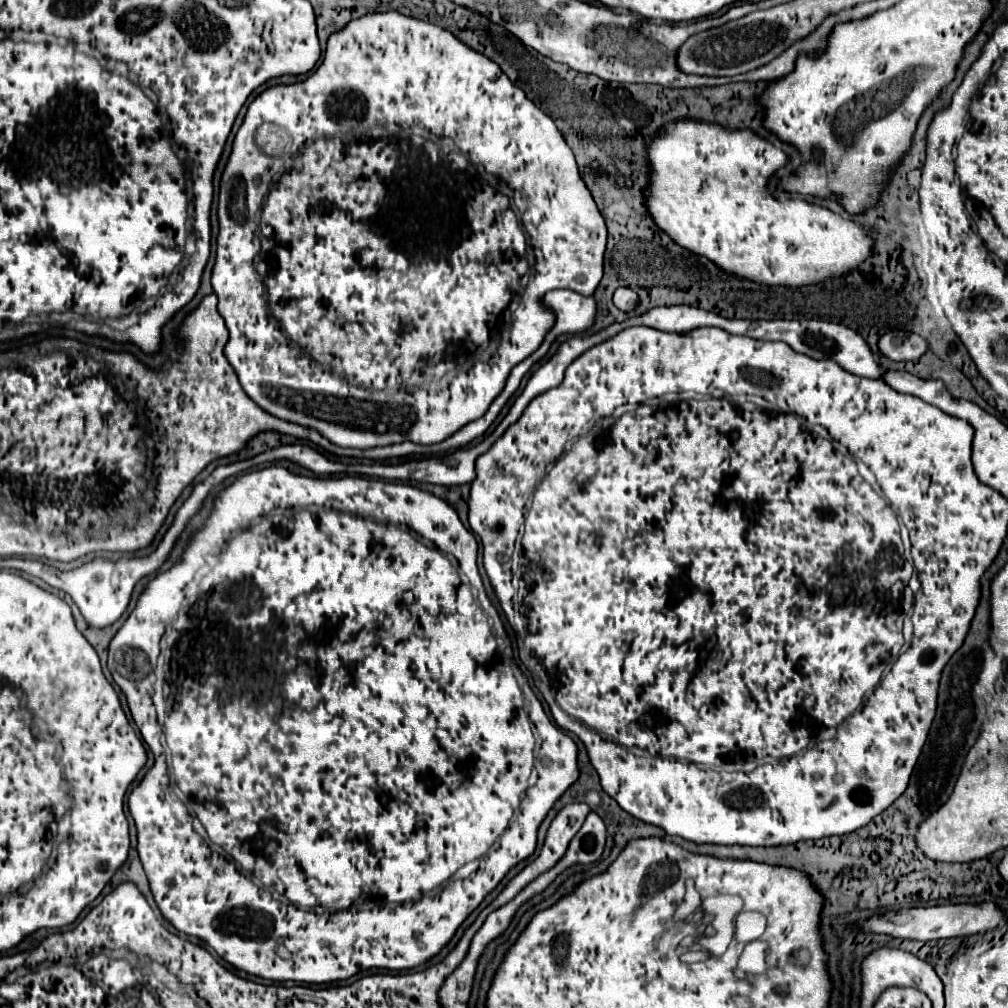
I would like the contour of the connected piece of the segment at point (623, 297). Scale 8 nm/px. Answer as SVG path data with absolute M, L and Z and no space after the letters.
M618 288L618 290L614 292L614 304L616 304L620 310L624 310L624 312L634 310L634 308L638 306L638 302L640 302L640 298L638 298L636 292L632 292L630 288Z

